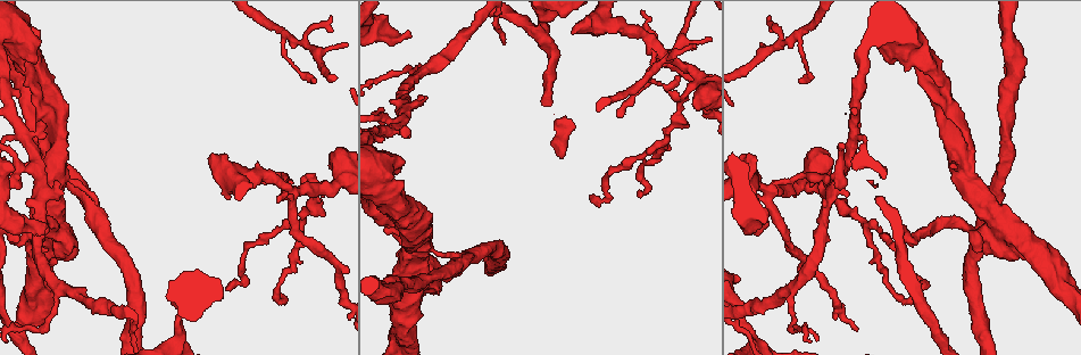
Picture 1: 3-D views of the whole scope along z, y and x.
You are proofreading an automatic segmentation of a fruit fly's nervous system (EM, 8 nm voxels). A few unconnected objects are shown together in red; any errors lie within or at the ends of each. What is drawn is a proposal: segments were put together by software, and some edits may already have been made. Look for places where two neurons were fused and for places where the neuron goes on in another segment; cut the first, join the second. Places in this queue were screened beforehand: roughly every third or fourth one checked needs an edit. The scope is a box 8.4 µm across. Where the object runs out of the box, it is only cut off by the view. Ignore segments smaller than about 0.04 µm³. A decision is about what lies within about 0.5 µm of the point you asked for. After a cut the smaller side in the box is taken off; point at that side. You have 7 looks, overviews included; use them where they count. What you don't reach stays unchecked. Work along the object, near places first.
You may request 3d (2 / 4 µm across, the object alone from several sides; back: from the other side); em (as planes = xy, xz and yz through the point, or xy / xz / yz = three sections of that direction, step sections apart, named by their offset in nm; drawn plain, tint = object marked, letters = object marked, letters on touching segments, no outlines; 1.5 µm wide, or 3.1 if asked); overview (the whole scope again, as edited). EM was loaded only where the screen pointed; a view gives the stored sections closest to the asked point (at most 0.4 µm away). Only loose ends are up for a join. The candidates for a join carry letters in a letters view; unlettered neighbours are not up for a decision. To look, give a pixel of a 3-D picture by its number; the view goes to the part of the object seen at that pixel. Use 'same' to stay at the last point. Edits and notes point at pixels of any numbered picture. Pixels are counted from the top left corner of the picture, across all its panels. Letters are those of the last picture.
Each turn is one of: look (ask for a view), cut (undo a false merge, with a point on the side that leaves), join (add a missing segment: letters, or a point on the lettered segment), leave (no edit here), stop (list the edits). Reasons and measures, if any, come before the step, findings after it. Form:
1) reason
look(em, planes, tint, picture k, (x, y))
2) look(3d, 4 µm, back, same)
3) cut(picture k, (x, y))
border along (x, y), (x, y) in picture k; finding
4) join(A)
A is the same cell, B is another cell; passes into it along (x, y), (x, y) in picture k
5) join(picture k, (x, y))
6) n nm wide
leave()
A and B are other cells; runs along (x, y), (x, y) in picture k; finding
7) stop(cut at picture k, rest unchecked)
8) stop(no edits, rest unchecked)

an open end
look(3d, 4 µm, back, picture 1, (47, 223))

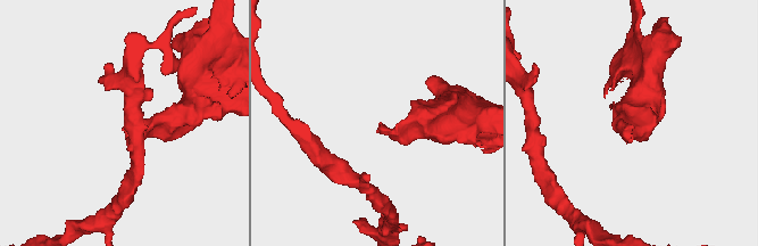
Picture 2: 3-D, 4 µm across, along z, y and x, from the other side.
look(em, xz, step 8, tint, picture 2, (378, 124))

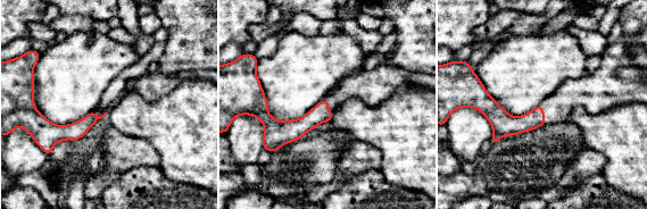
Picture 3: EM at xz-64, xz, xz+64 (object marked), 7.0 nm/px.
cut it another way
look(em, planes, letters, same)

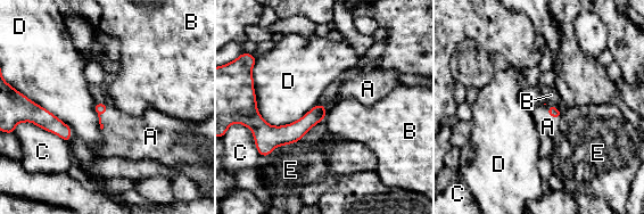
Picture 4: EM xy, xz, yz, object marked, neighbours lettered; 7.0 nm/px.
join(A)
A is the same cell, B, C, D and E are other cells; passes into it along (100, 108), (99, 116), (128, 136) in picture 4; the neuron continues

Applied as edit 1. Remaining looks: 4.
sharp bend
look(em, planes, letters, picture 1, (53, 216))

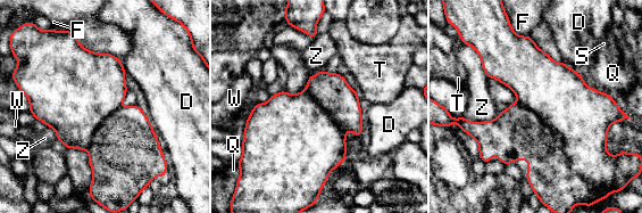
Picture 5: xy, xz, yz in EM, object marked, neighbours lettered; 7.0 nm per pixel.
480 nm wide; Z touches over 280 nm
cut(picture 5, (519, 133))
D, F, Q, S, T, W and Z are other cells; a second neuron is stuck on

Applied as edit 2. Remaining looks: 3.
tapers out
look(3d, 4 µm, picture 1, (620, 116))

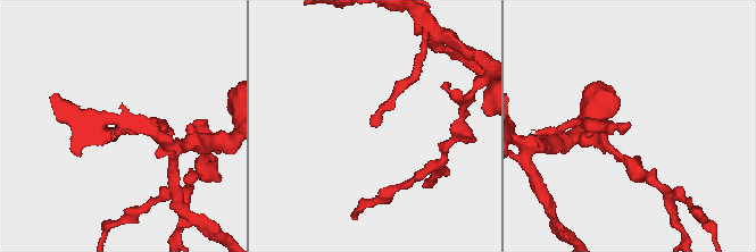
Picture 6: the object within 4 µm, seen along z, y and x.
shape alone is not enough
look(em, planes, letters, picture 6, (630, 127))

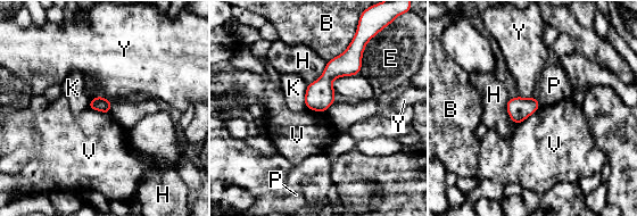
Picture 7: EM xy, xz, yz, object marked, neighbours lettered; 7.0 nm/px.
B touches over 260 nm
leave()
B, E, H, K, P, V and Y are other cells; border along (539, 106), (515, 124) in picture 7; no lettered segment goes on from it

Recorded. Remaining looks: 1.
stop(join at picture 4, cut at picture 5, rest unchecked)

